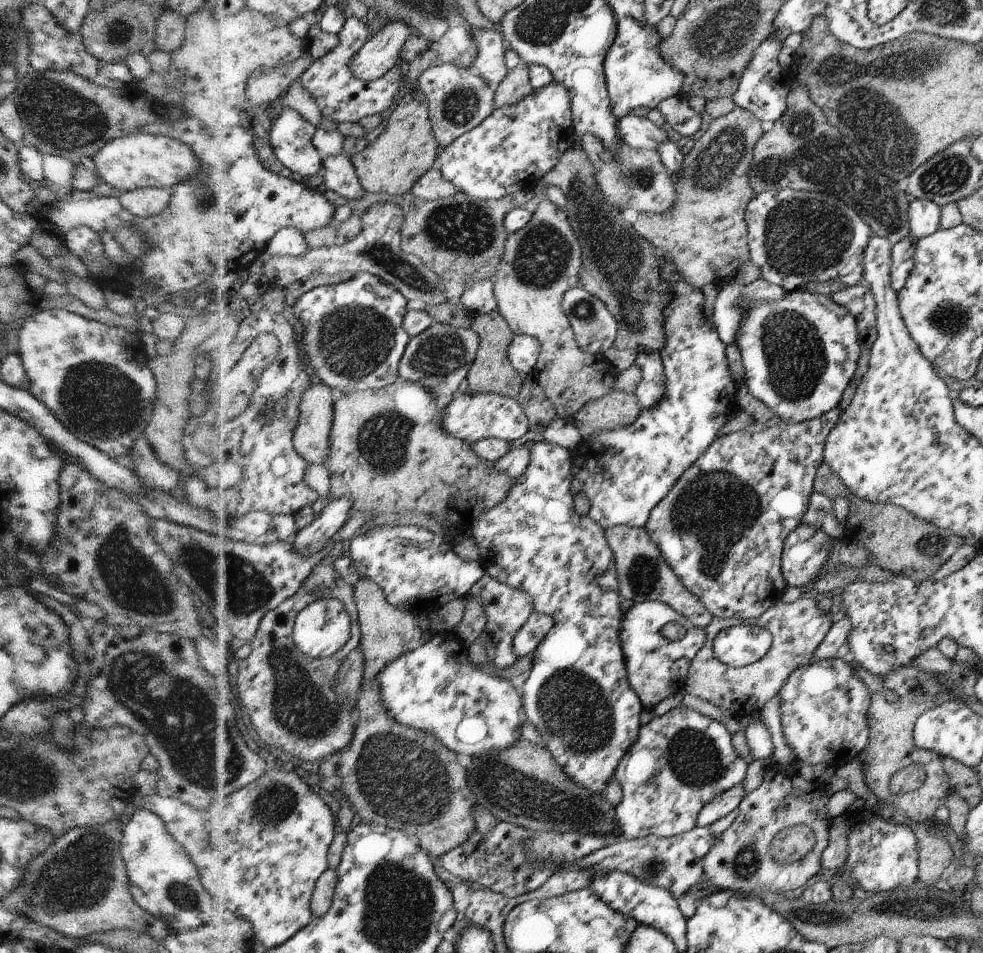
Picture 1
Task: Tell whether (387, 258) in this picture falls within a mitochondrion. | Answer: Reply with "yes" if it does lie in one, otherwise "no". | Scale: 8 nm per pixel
yes

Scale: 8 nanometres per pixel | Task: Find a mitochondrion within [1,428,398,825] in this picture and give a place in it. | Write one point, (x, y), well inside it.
(193, 745)

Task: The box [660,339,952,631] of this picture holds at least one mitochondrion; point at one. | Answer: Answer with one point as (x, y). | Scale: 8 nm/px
(711, 509)

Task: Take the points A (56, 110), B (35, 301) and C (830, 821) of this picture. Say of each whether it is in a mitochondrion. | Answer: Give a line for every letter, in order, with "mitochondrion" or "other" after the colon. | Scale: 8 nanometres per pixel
A: mitochondrion
B: other
C: other

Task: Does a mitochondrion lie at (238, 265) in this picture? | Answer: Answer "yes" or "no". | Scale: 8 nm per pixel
no

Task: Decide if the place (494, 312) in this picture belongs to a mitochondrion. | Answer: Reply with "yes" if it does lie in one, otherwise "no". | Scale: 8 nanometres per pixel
no

